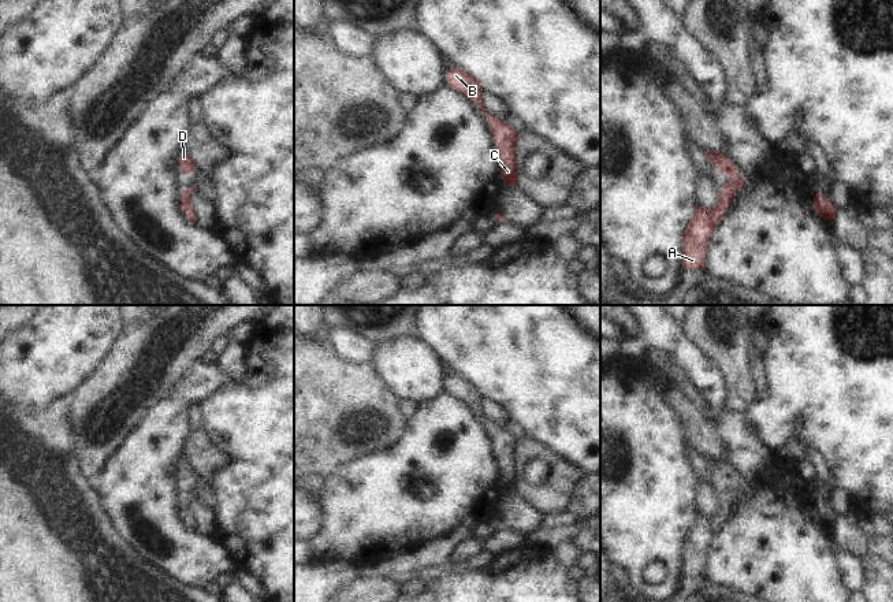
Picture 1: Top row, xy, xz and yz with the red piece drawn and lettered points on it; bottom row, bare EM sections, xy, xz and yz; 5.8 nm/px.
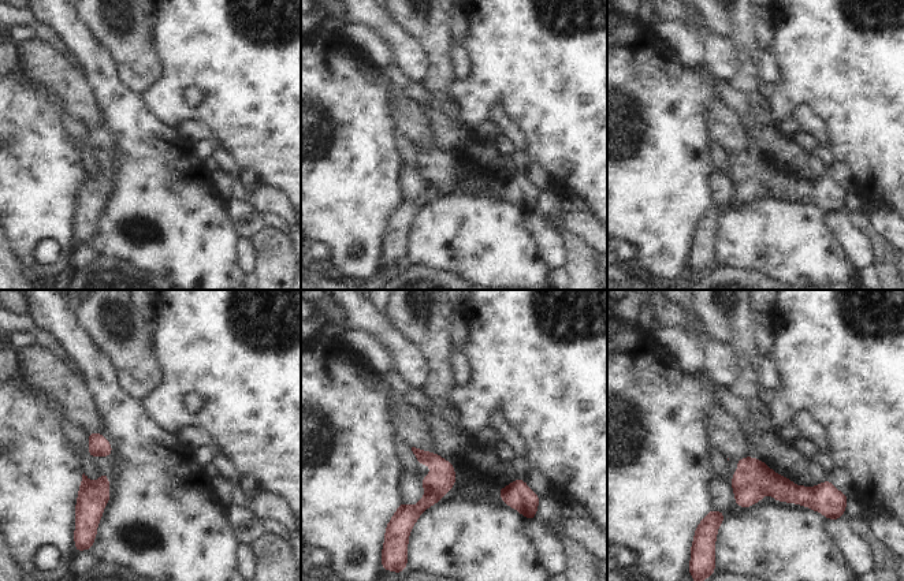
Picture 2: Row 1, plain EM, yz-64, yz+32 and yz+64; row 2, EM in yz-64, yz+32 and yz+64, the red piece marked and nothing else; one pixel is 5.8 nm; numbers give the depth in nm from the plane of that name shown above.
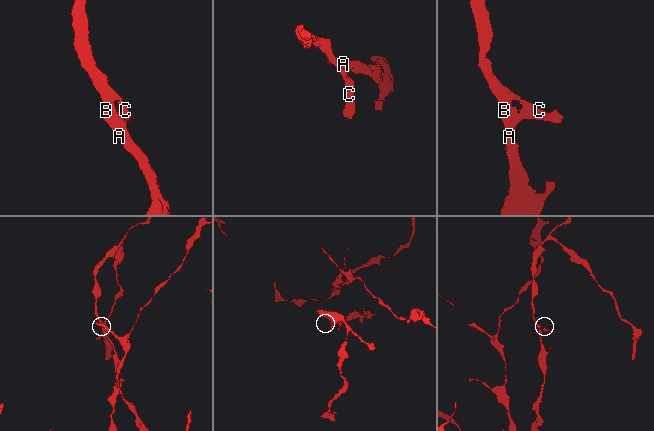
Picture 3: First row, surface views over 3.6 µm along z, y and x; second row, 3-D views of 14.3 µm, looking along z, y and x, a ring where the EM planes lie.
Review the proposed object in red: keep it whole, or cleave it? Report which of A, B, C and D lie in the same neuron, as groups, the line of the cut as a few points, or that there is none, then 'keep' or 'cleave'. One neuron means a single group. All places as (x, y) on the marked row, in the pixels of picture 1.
A B C D; no cut; keep

